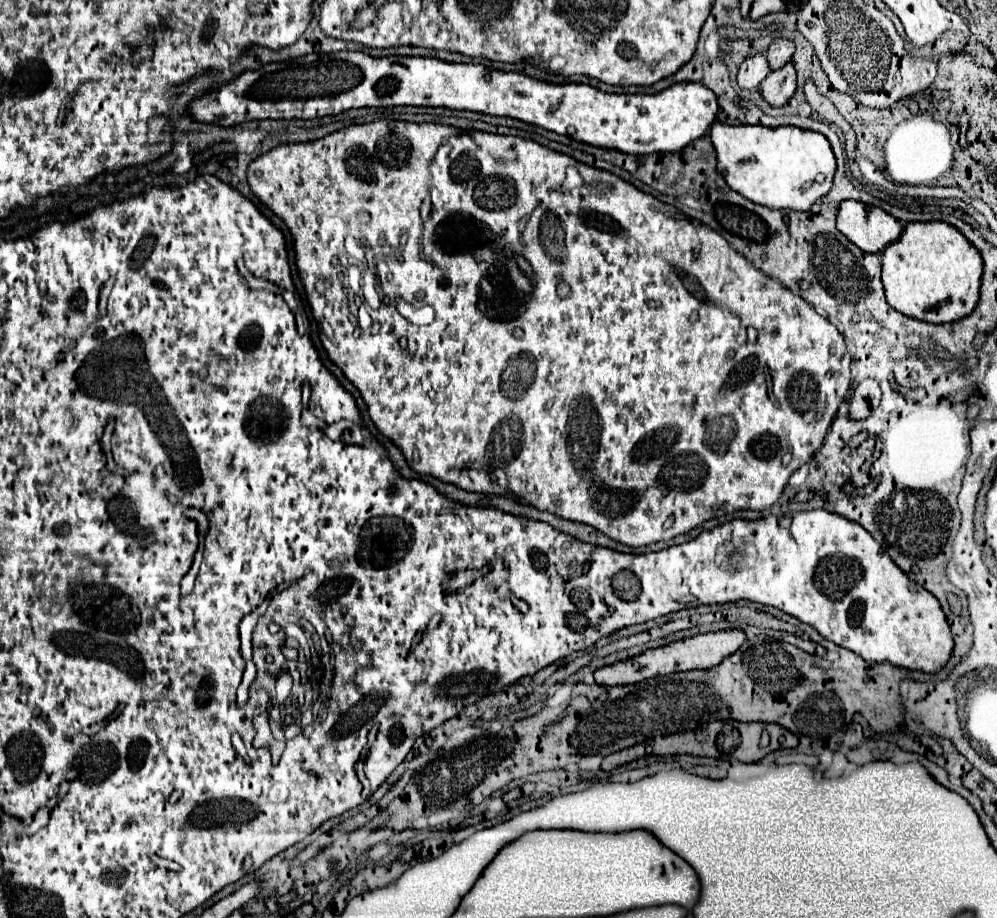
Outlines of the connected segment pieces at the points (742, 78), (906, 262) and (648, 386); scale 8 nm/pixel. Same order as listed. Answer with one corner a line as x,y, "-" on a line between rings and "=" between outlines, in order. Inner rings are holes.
764,54
746,58
738,70
738,86
746,88
746,90
756,90
760,86
760,82
768,76
768,72
770,72
770,68
768,68
=
940,220
908,222
900,238
882,250
882,284
888,304
924,322
944,324
970,314
978,302
980,276
978,250
952,224
=
378,120
346,126
314,142
280,144
270,152
260,154
248,166
248,184
252,192
290,228
296,250
296,266
306,288
308,302
314,310
324,310
326,306
326,298
316,292
314,282
316,278
336,280
336,268
332,266
332,258
342,256
344,238
348,234
352,234
358,242
364,242
366,246
374,246
376,264
384,264
388,276
392,276
392,298
402,296
402,300
414,306
430,304
436,310
436,318
428,326
414,326
398,312
394,312
392,342
382,344
382,348
370,342
370,346
364,346
360,350
360,346
356,346
356,338
350,336
350,330
338,328
334,334
338,346
334,346
332,340
326,336
322,338
322,344
330,360
340,366
346,378
360,390
368,406
370,418
374,420
378,430
404,450
404,456
410,466
420,474
432,474
464,490
498,496
512,494
524,504
532,504
540,510
554,512
568,520
586,522
610,536
612,540
638,548
652,542
670,540
678,534
690,532
694,526
710,518
730,514
734,510
766,510
776,504
792,472
806,464
814,456
814,452
820,450
824,436
840,408
840,402
848,394
852,380
852,358
846,350
844,336
806,300
792,294
774,278
768,278
764,272
756,270
742,254
732,250
728,242
710,226
704,226
700,222
692,224
692,218
688,218
676,206
664,204
652,194
638,190
630,182
606,170
596,170
584,162
574,160
572,156
540,146
534,140
526,140
520,136
500,136
482,130
462,130
434,122
416,124
-
566,166
578,168
584,180
580,188
562,188
-
356,212
368,212
370,222
360,224
356,220
-
482,228
494,232
512,252
522,252
520,256
526,258
526,262
534,270
536,284
532,288
532,296
528,296
524,304
516,304
518,312
514,316
510,314
510,318
502,318
502,306
492,304
490,300
482,300
480,294
480,284
484,284
484,290
500,290
500,296
518,296
518,288
510,284
508,268
500,260
498,264
494,264
494,252
482,246
-
380,232
386,234
386,240
382,244
378,242
-
404,232
408,234
408,240
402,244
400,236
-
562,282
570,286
568,298
562,298
558,294
558,286
-
750,326
756,328
756,342
748,338

